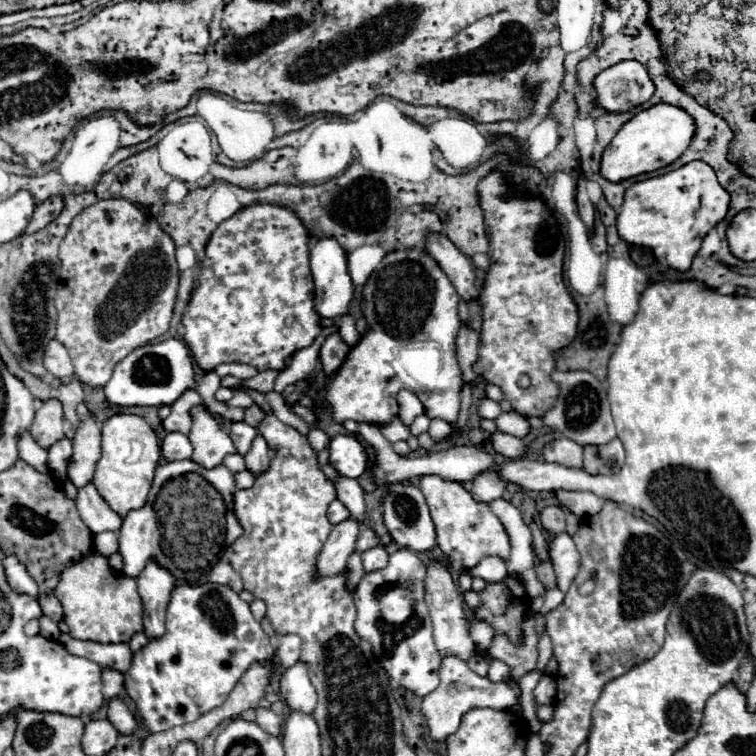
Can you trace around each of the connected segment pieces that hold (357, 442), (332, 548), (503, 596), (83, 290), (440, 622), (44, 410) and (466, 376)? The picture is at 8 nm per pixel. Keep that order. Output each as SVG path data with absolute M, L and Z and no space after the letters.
M337 435L329 443L329 463L347 477L359 477L367 471L369 453L357 435Z
M355 519L341 521L333 527L327 543L323 545L323 551L319 553L317 567L321 575L335 575L345 569L349 555L355 551L361 531L363 531L363 523Z
M507 575L497 583L487 583L479 591L479 607L473 609L473 621L489 623L497 635L507 635L511 643L523 639L523 619L529 613L531 597L519 575Z
M123 197L99 199L71 221L59 247L59 259L61 281L55 293L55 309L59 313L57 339L67 347L81 383L91 387L105 385L119 361L169 331L179 287L175 241L165 233L159 221L137 203Z
M431 561L427 565L425 577L425 601L429 607L429 615L433 621L433 639L441 655L457 655L459 659L469 659L475 653L475 645L469 637L469 619L463 609L461 593L457 591L447 565L441 561Z
M47 399L37 409L35 419L29 427L33 439L43 447L51 447L51 443L63 439L63 407L59 399Z
M461 323L457 335L457 357L463 371L463 381L477 379L477 373L471 367L477 361L477 347L479 347L479 333L473 331L469 323Z

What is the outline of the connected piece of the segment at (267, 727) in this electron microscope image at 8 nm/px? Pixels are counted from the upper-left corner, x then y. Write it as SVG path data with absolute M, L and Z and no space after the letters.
M257 709L257 723L259 727L263 727L263 731L271 733L271 735L279 735L281 733L281 723L283 723L283 717L275 715L271 709Z

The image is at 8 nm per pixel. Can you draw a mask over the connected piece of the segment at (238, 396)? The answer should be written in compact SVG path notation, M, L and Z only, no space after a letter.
M235 391L235 394L232 399L227 402L227 405L230 407L241 407L246 409L253 405L253 399L245 392Z

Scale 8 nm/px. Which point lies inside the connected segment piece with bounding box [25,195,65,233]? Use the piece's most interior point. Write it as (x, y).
(45, 212)

